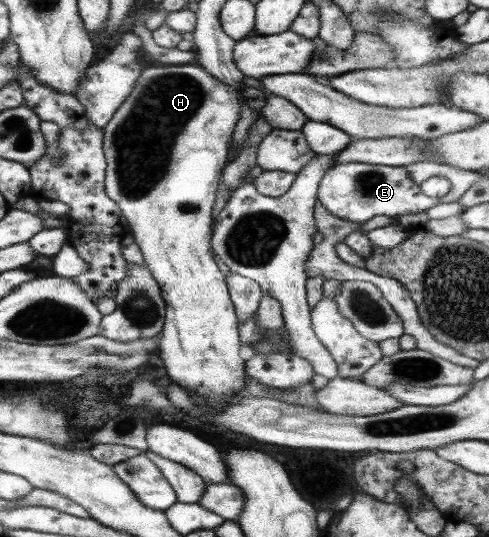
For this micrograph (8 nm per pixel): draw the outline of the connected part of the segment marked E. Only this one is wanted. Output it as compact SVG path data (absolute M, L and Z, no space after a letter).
M359 162L333 165L321 179L317 196L319 202L333 216L361 224L379 214L392 217L417 214L441 202L440 198L427 196L421 186L411 180L404 167Z

